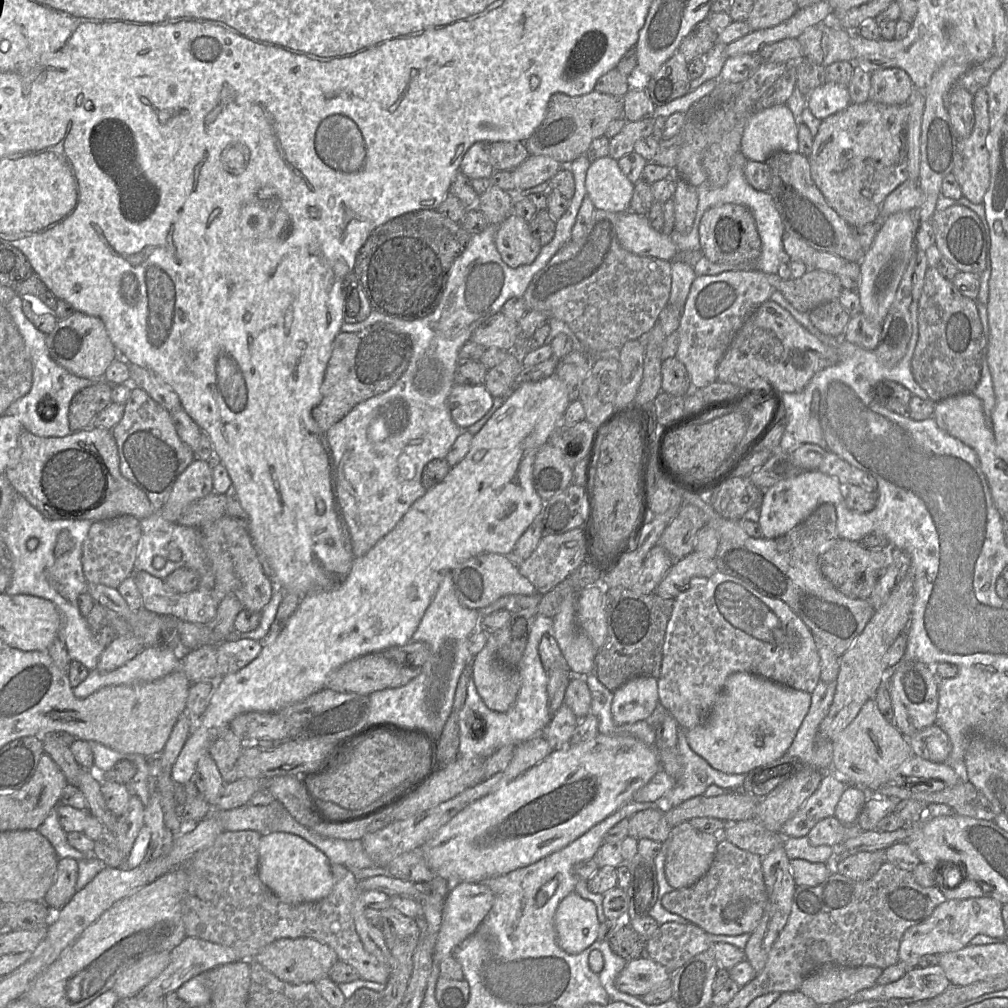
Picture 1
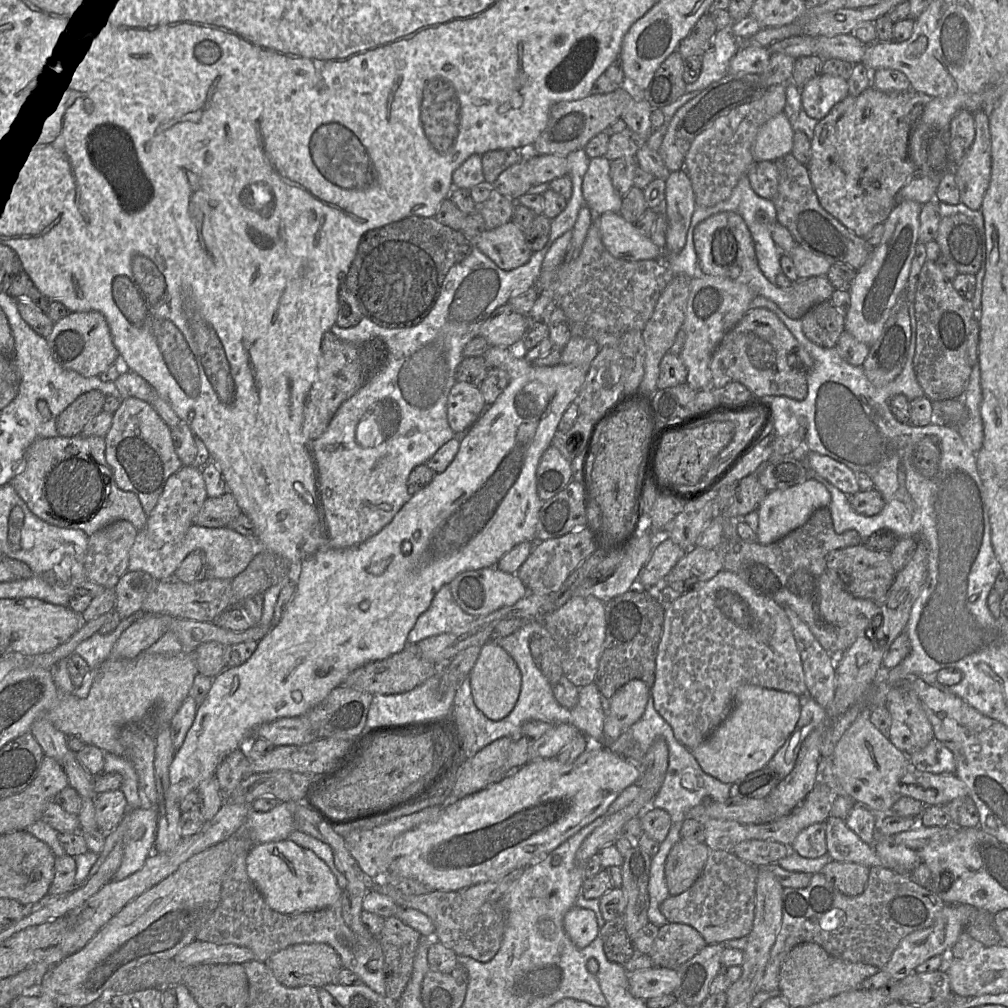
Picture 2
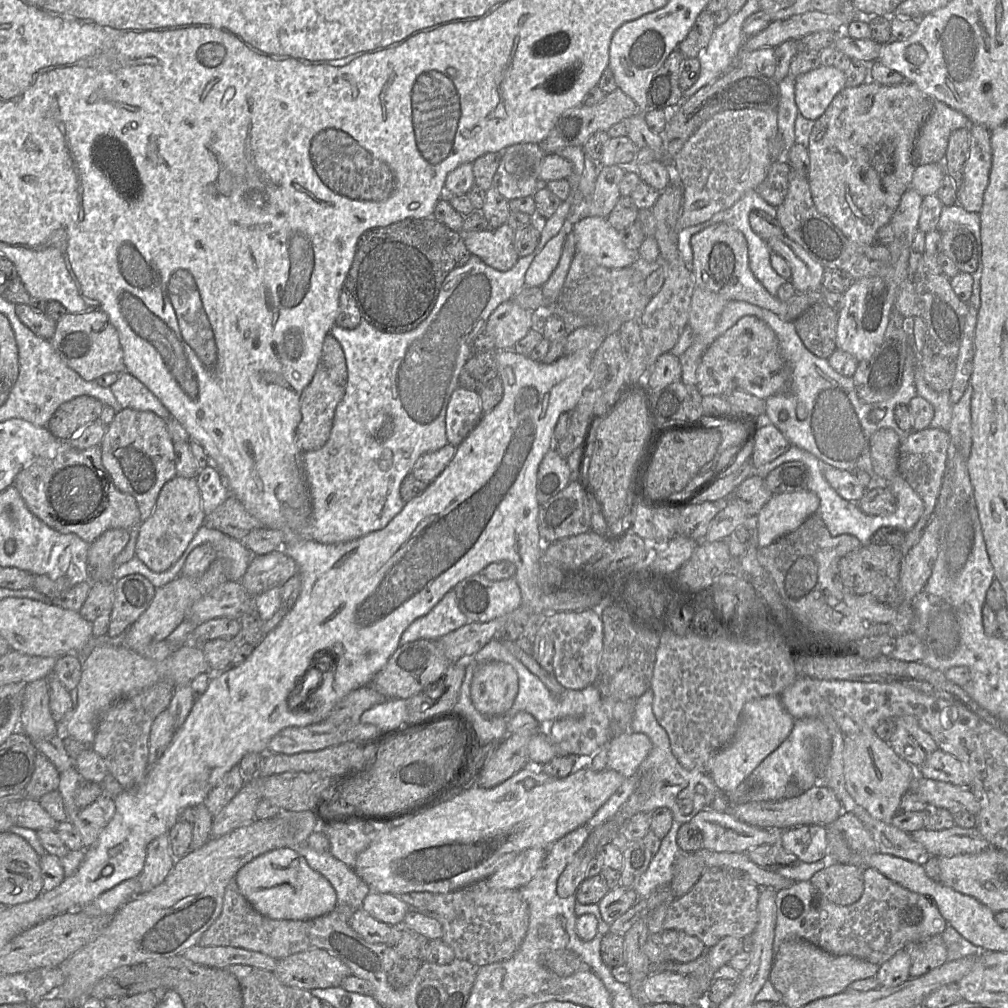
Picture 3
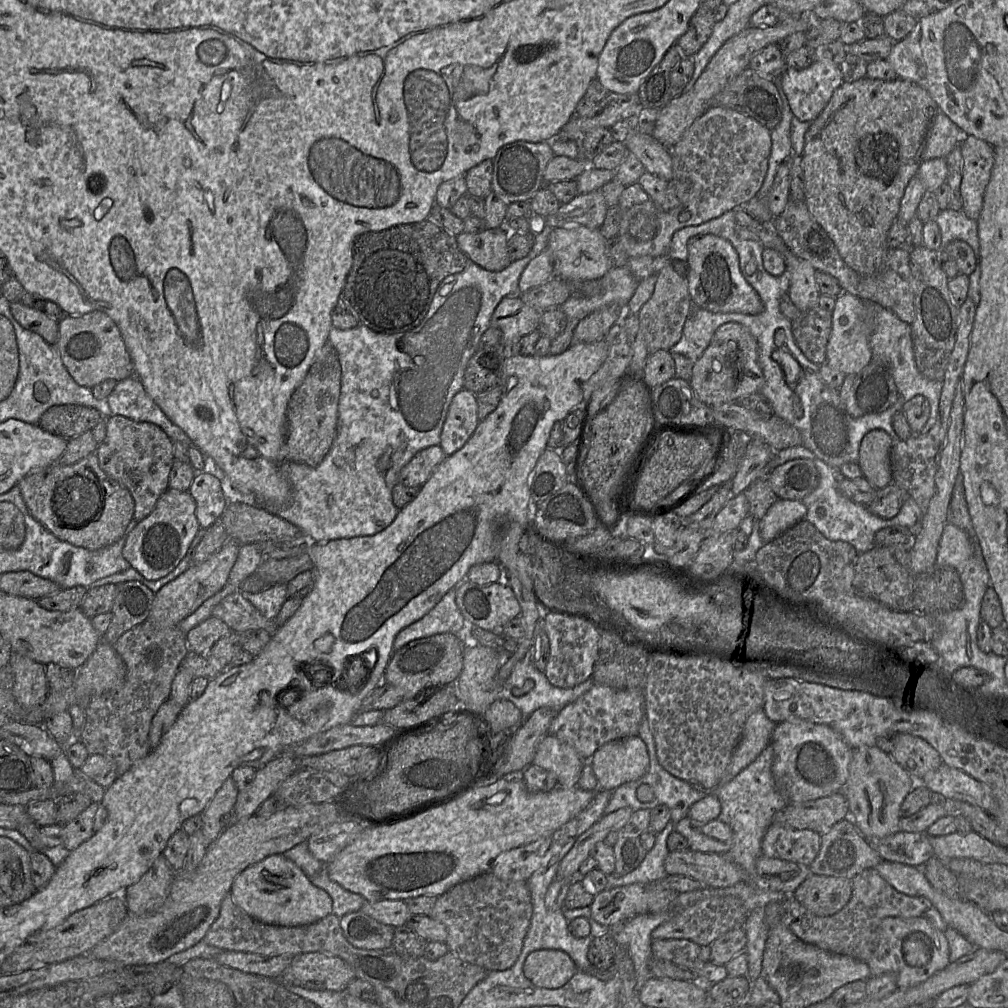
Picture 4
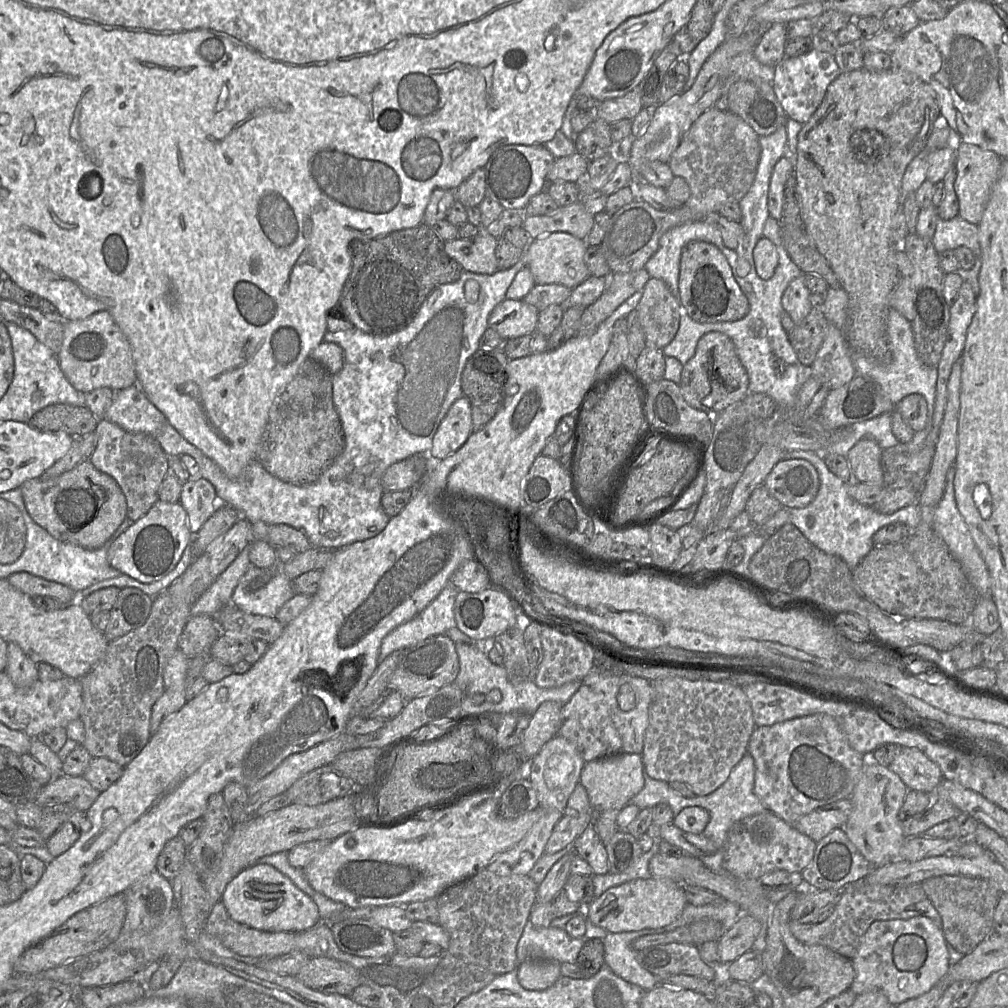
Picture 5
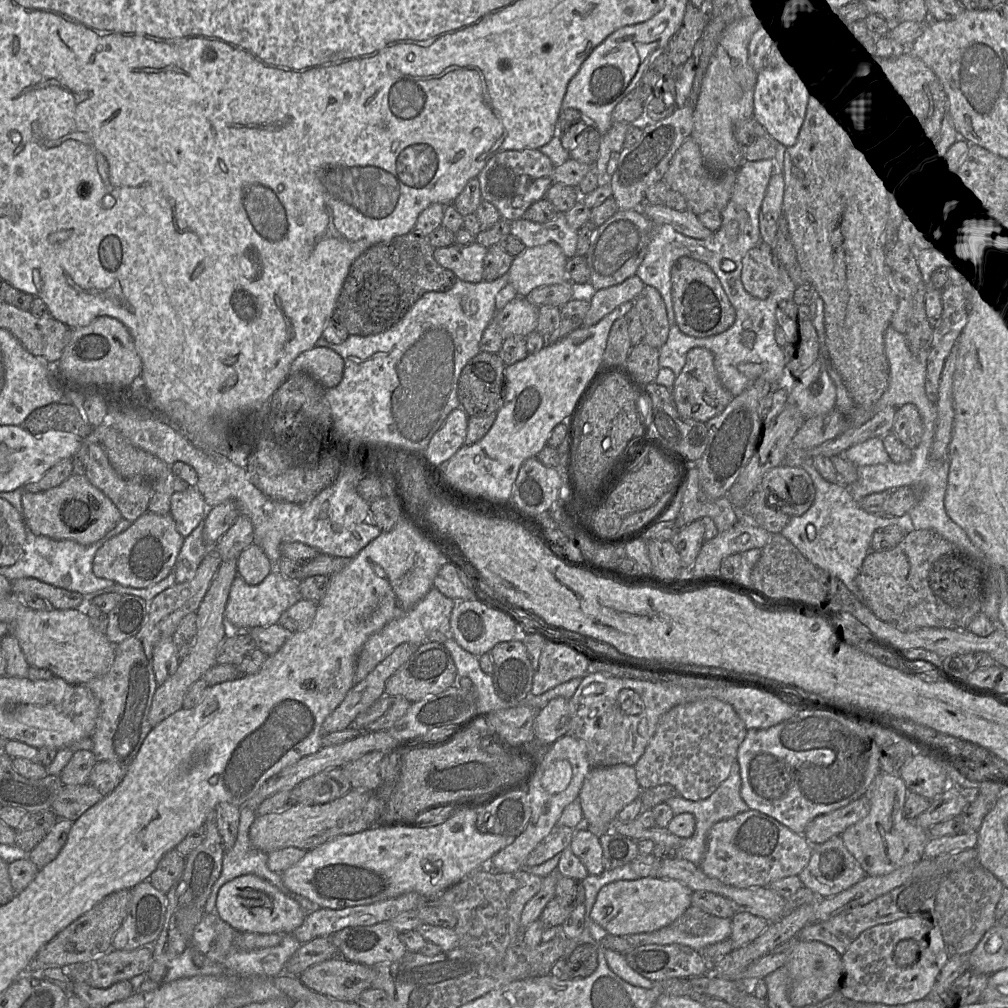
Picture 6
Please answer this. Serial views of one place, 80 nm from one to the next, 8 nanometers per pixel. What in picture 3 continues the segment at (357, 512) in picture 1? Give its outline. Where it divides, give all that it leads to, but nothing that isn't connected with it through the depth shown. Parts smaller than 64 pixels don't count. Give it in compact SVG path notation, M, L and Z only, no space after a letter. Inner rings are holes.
M582 146L566 147L556 154L573 164L573 174L567 178L571 193L556 212L541 223L539 243L531 254L519 258L507 271L496 270L471 254L464 265L449 272L431 312L412 330L386 332L364 319L353 329L336 324L331 327L330 334L343 349L348 378L344 396L336 407L328 440L317 450L302 452L302 465L312 501L309 537L313 540L325 544L347 542L384 528L406 503L400 495L400 486L418 458L449 444L445 426L447 406L453 391L459 387L460 372L472 355L476 337L484 332L490 314L525 287L525 273L529 265L559 233L574 203L574 193L585 171L586 155Z

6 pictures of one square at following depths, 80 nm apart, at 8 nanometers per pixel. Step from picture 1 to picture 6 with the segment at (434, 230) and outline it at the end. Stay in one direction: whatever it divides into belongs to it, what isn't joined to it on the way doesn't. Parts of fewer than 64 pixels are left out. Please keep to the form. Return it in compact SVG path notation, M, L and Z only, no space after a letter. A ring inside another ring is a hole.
M409 232L376 244L351 264L337 297L335 316L349 335L368 336L394 326L426 292L444 292L456 282L455 274L434 259L427 237Z

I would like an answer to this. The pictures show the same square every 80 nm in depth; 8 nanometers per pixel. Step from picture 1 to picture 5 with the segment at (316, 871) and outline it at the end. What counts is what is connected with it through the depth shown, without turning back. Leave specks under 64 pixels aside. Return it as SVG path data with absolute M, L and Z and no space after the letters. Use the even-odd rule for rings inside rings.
M255 864L241 871L227 884L220 901L234 921L262 931L301 932L321 922L312 898L268 864Z

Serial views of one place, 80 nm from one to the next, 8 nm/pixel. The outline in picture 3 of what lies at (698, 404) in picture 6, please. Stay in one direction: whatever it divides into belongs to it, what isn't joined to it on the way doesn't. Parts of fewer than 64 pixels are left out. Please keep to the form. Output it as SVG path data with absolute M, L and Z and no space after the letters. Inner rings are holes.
M754 316L739 319L708 347L702 356L696 376L696 387L701 396L727 396L734 390L742 390L765 400L769 396L790 391L789 371L781 356L777 336L766 323Z

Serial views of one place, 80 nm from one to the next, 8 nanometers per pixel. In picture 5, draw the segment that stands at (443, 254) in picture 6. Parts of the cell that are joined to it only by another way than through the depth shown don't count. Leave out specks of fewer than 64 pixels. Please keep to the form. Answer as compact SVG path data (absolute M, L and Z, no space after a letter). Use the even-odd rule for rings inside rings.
M485 230L473 238L455 238L444 241L445 253L458 262L464 271L491 275L498 271L495 256L498 238L490 235Z

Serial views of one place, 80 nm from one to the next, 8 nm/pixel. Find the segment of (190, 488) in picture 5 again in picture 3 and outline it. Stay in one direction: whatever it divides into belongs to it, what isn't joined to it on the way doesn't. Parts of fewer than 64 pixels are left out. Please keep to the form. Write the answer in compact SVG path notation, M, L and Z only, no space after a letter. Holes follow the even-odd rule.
M215 466L199 469L196 477L205 515L212 513L229 496L225 478Z

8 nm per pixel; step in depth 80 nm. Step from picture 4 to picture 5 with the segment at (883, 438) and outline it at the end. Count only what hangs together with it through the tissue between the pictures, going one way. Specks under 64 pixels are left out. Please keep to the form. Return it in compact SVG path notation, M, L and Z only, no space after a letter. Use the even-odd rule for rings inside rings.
M860 440L846 456L853 481L884 487L882 453L882 448L875 440Z

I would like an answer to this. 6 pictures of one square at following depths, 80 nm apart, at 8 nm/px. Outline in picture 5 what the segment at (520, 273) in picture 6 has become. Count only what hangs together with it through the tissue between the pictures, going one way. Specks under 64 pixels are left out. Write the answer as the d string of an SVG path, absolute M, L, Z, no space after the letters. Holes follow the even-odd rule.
M554 232L531 241L522 255L522 261L524 267L530 269L535 285L560 284L573 289L590 277L584 261L587 248L585 239L566 232Z

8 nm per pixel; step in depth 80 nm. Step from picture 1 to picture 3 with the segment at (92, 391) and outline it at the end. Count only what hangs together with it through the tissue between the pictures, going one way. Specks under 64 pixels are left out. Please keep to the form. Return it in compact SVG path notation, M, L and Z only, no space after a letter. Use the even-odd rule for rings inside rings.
M82 395L61 404L48 421L47 429L60 441L69 441L86 426L97 421L104 404L98 399Z

